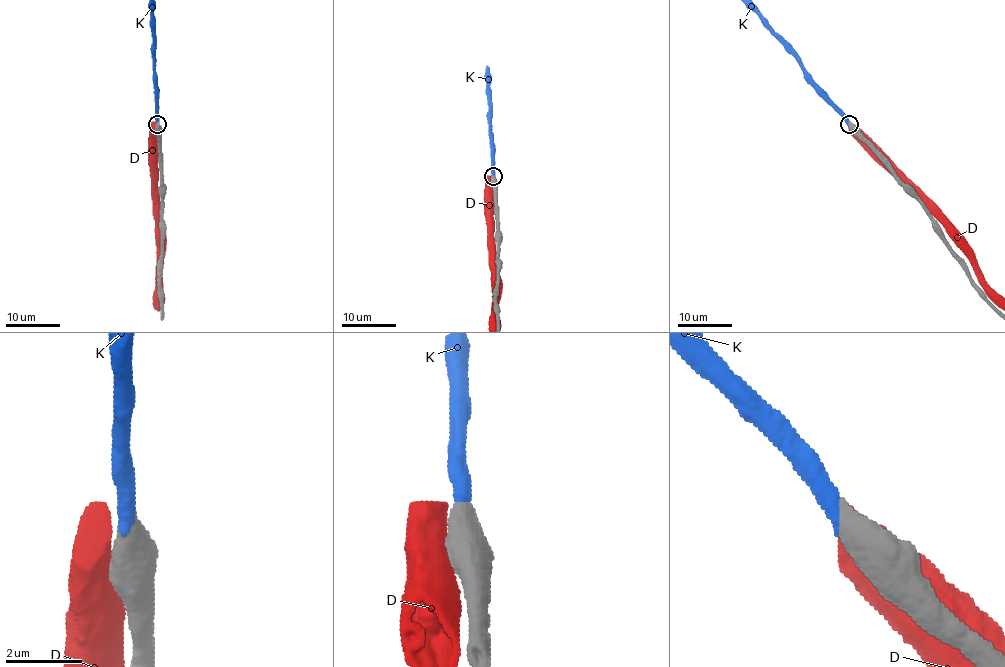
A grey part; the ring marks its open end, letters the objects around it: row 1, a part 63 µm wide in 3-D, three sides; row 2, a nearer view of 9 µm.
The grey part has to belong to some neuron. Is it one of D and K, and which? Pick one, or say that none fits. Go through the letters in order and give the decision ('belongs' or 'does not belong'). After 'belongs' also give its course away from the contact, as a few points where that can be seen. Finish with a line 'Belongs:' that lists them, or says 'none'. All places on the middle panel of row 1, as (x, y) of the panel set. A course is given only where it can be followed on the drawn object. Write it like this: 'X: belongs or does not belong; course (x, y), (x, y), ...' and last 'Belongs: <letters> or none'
D: does not belong
K: belongs
Belongs: K

